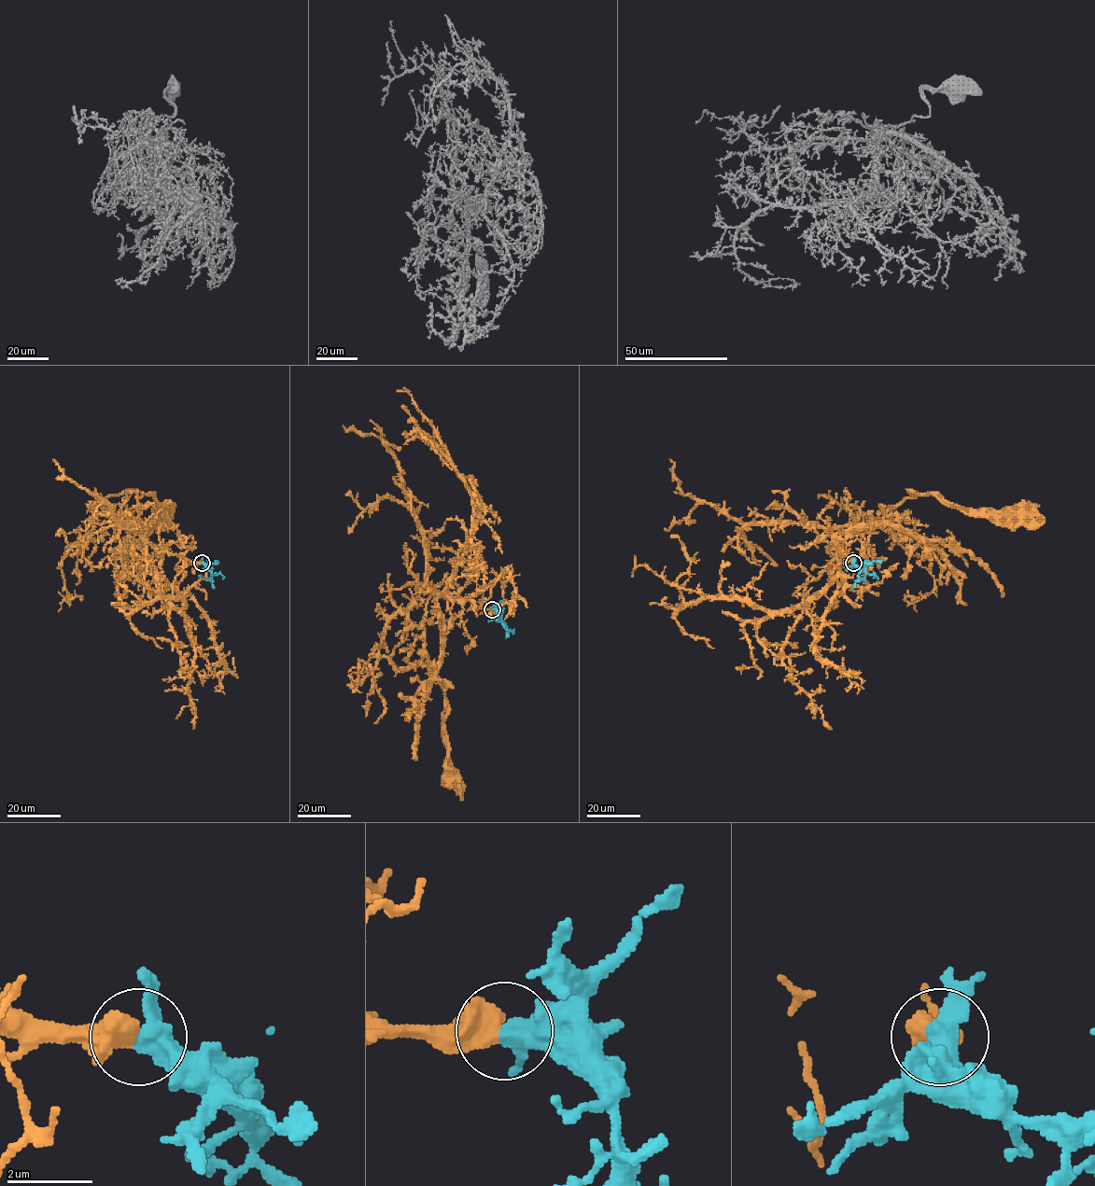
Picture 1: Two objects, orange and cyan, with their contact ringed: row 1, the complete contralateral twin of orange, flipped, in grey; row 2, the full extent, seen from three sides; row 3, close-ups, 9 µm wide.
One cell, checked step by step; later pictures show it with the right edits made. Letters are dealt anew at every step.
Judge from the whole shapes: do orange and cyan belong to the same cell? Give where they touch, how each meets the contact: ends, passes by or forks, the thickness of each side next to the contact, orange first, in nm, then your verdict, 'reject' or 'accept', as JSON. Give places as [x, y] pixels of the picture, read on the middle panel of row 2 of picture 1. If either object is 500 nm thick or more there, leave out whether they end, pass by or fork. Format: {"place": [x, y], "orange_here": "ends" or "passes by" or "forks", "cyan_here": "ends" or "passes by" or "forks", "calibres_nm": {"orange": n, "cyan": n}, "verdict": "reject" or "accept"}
{"place": [492, 609], "calibres_nm": {"orange": 650, "cyan": 460}, "verdict": "accept"}

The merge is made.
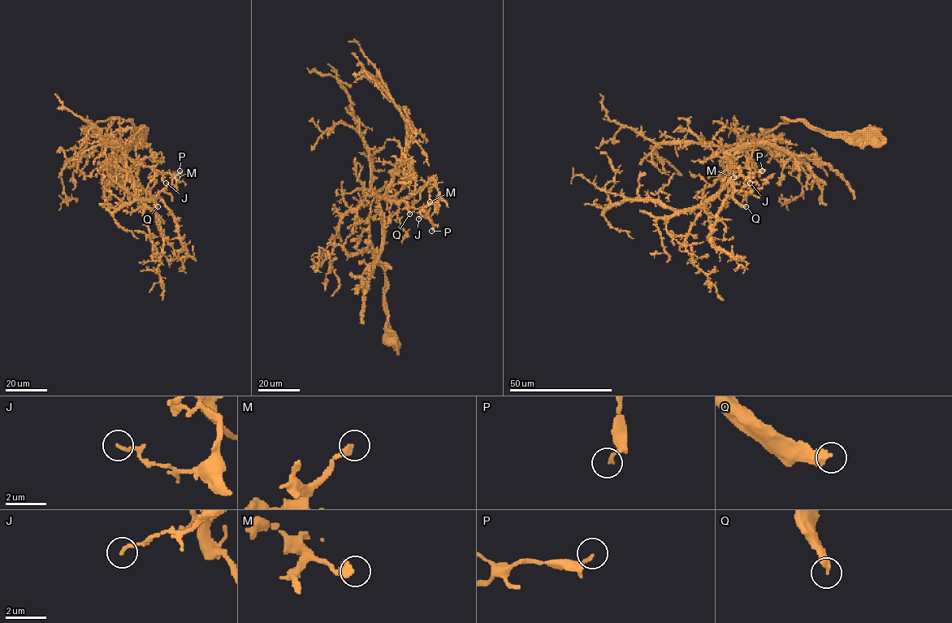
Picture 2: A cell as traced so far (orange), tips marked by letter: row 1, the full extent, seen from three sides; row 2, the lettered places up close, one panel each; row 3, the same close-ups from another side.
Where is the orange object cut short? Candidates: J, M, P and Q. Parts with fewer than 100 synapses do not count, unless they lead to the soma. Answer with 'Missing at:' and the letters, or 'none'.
Missing at: Q

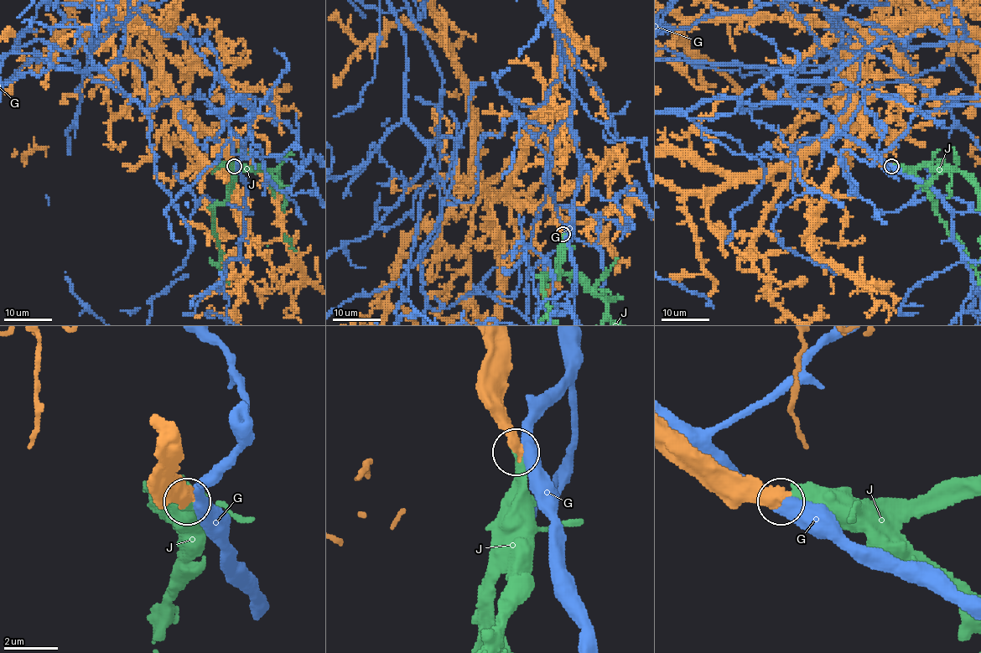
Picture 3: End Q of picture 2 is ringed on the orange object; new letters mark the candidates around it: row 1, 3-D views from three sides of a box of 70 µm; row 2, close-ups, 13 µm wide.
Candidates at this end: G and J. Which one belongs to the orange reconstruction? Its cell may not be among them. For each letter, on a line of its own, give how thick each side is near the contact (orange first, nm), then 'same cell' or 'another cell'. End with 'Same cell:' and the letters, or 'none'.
G: calibres 440 and 440 nm; another cell
J: calibres 440 and 400 nm; same cell
Same cell: J

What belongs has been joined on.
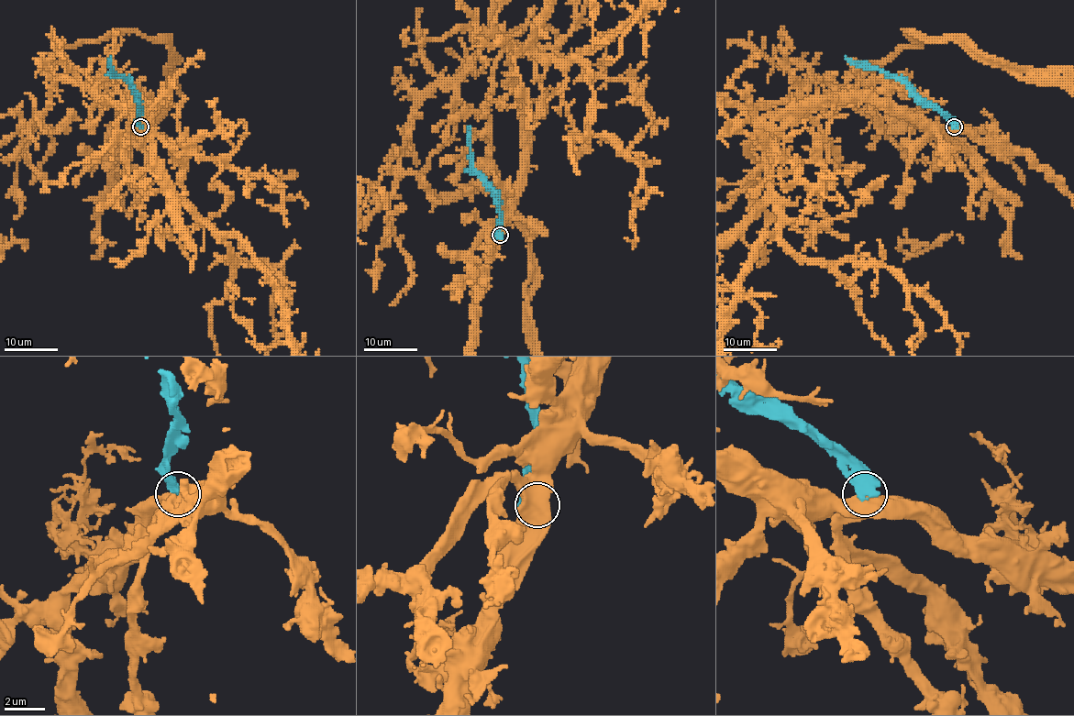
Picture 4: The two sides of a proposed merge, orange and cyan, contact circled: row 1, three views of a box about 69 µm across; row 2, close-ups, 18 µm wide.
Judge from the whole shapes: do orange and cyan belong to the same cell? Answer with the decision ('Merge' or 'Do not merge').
Do not merge

